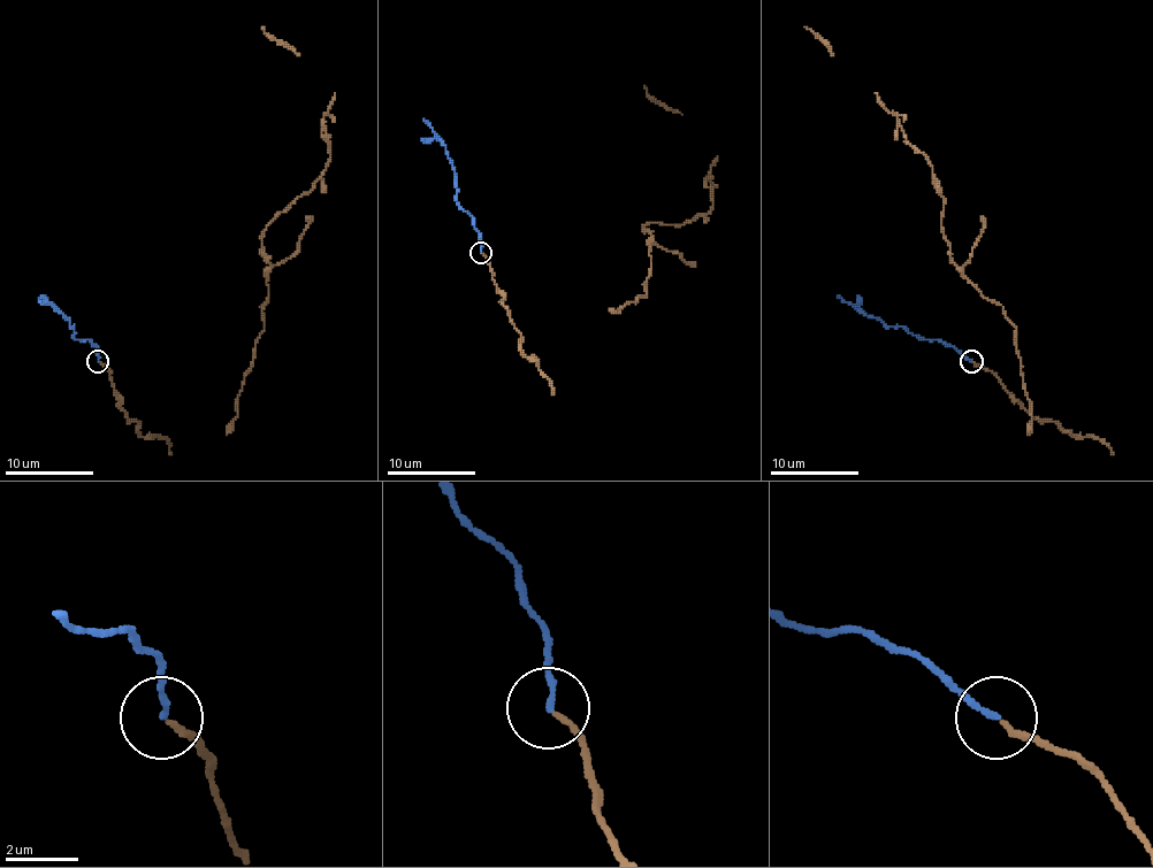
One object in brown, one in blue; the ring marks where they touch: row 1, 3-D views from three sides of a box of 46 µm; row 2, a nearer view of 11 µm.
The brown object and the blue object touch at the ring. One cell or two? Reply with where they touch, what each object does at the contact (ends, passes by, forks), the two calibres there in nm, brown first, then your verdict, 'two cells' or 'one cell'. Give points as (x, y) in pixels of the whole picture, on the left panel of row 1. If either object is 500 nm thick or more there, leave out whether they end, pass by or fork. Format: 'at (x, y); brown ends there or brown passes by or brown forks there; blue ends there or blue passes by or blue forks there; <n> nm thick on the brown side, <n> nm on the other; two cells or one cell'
at (98, 361); brown ends there; blue ends there; 160 nm thick on the brown side, 180 nm on the other; one cell

